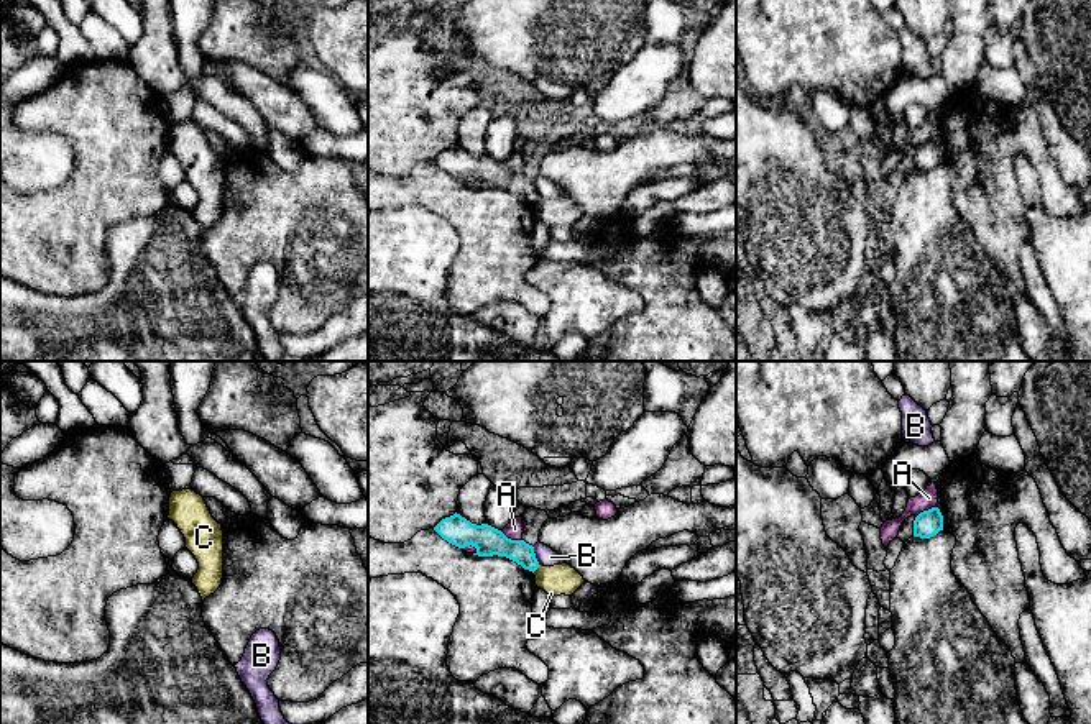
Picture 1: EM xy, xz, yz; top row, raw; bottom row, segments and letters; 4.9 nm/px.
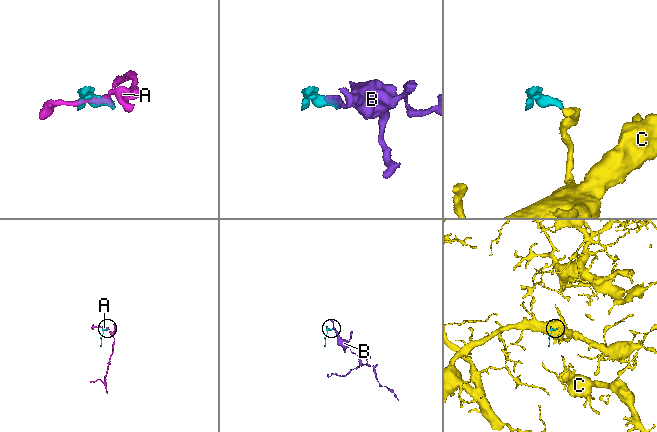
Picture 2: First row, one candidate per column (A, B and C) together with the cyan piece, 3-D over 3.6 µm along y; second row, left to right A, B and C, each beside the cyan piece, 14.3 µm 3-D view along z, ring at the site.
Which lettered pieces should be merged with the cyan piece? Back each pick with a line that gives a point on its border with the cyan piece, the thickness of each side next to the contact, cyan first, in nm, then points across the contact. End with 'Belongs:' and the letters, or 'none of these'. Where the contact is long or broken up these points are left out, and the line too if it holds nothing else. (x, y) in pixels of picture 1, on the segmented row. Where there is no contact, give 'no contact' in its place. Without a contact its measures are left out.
Belongs: none of these

